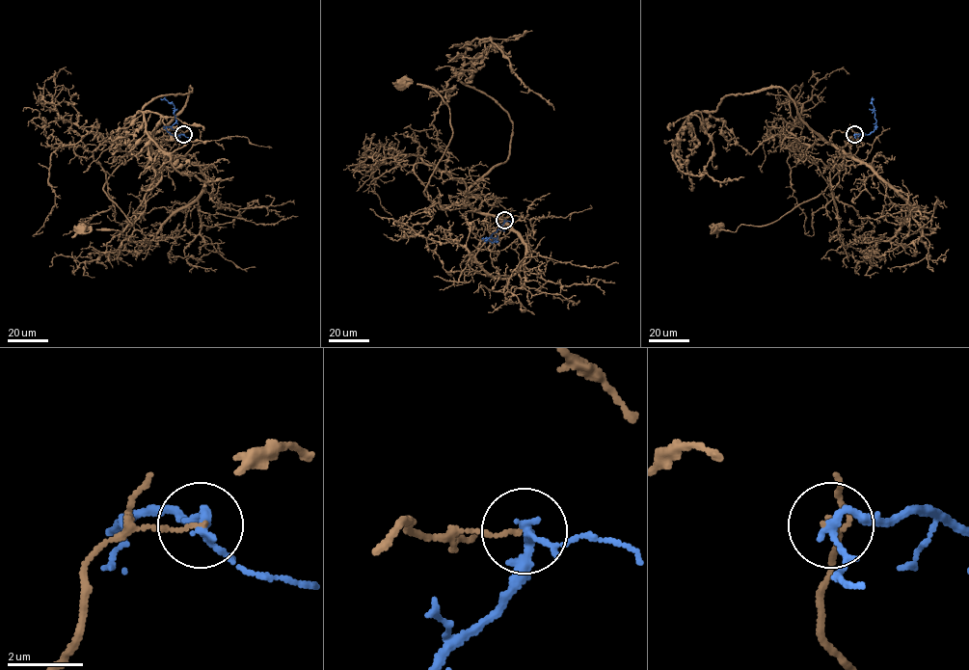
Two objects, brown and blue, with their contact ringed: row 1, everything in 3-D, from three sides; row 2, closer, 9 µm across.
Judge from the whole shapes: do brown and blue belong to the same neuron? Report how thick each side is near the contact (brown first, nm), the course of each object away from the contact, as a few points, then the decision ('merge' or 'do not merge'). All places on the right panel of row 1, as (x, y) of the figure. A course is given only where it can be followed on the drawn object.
calibres 100 and 200 nm; course brown (854, 134), (858, 149), (840, 149), (844, 165), (817, 196), (770, 223), (741, 224), (736, 231), (716, 227); course blue (854, 134), (869, 134), (876, 126), (871, 99), (874, 98); do not merge

